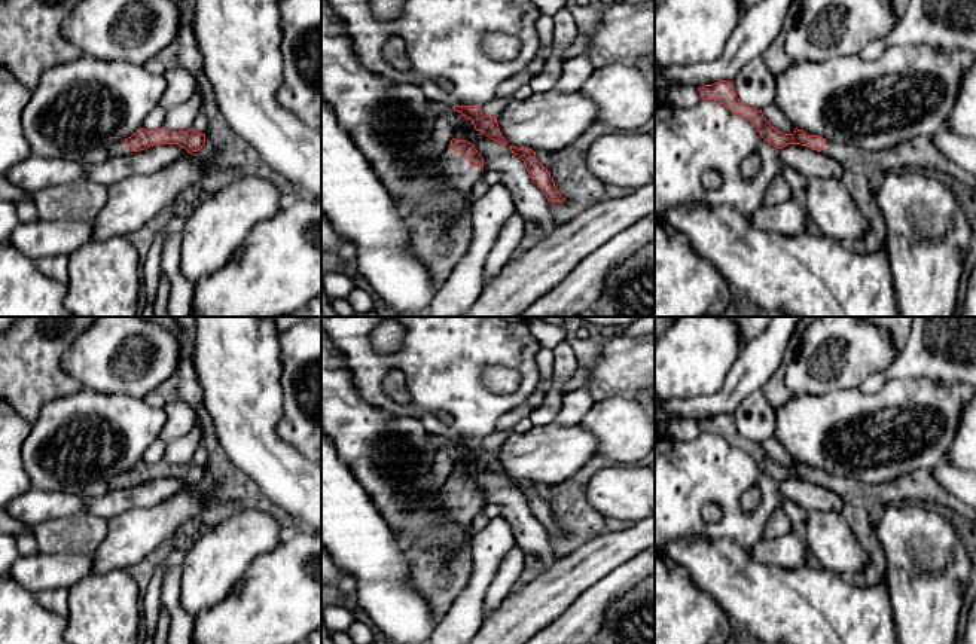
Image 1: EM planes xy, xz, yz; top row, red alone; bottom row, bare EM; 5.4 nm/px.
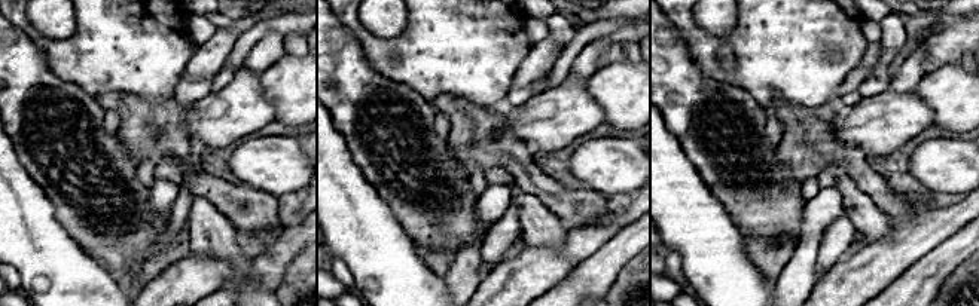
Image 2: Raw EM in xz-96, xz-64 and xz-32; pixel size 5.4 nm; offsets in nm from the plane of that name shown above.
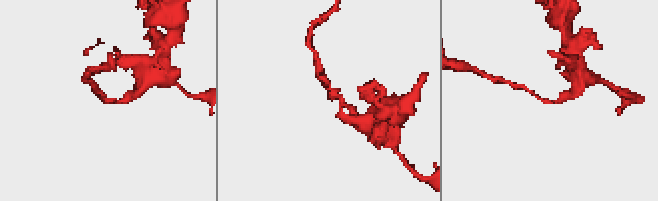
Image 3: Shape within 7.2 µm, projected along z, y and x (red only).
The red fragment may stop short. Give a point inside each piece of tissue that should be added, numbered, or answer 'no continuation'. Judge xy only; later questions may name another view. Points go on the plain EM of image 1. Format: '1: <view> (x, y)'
1: xy (118, 482)

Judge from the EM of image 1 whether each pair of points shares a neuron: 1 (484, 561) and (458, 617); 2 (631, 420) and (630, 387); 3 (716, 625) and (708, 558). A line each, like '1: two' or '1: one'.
1: one
2: two
3: two

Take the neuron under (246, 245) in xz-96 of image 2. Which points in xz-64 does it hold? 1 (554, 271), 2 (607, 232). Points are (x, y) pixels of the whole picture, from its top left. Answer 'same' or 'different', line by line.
1: same
2: same

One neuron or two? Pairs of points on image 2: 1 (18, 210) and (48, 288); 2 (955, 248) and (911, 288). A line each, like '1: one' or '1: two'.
1: one
2: one

